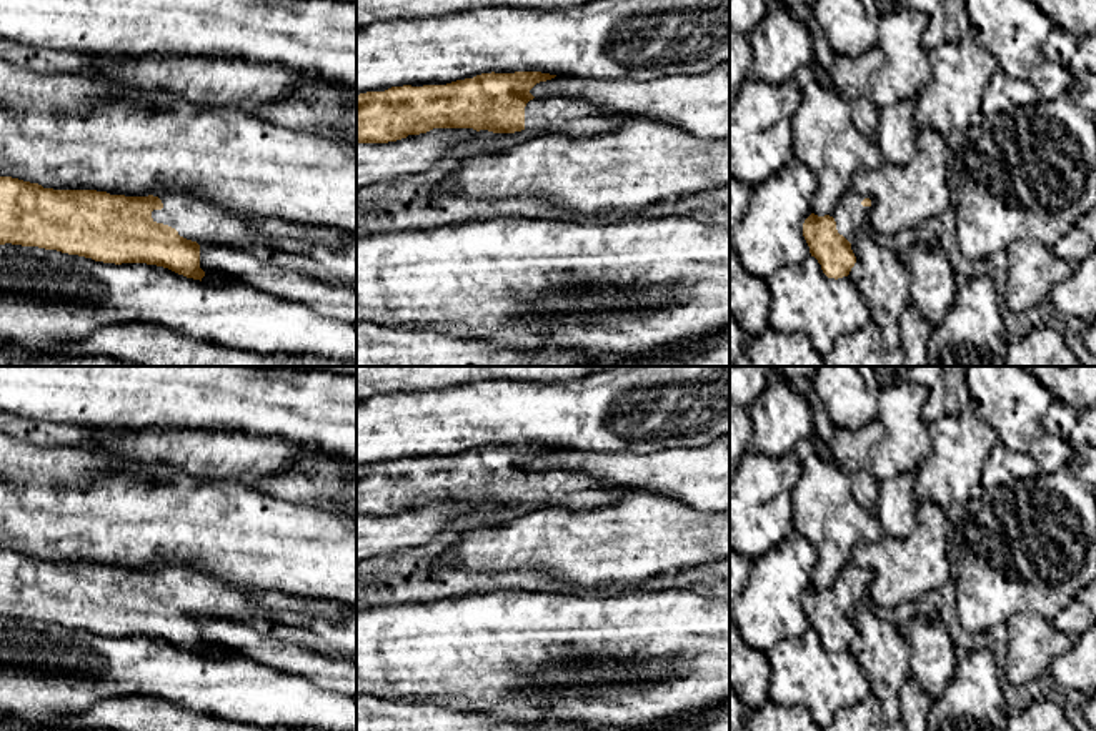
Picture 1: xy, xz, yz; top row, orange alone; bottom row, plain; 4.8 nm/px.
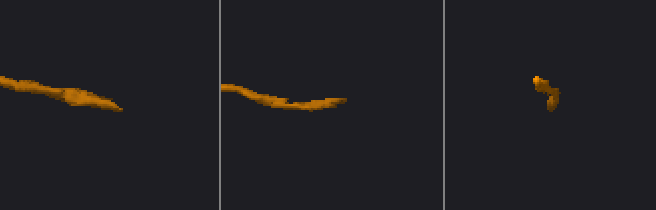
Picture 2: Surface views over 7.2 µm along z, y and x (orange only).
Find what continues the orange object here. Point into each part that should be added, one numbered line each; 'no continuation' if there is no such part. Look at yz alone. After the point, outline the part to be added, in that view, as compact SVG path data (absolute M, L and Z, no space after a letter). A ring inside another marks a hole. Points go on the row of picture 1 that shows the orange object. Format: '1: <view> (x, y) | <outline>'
1: yz (850, 213) | M849 188L843 195L836 210L829 215L836 221L838 233L843 235L849 243L859 233L861 225L868 220L871 206L861 205L864 198L869 196Z

